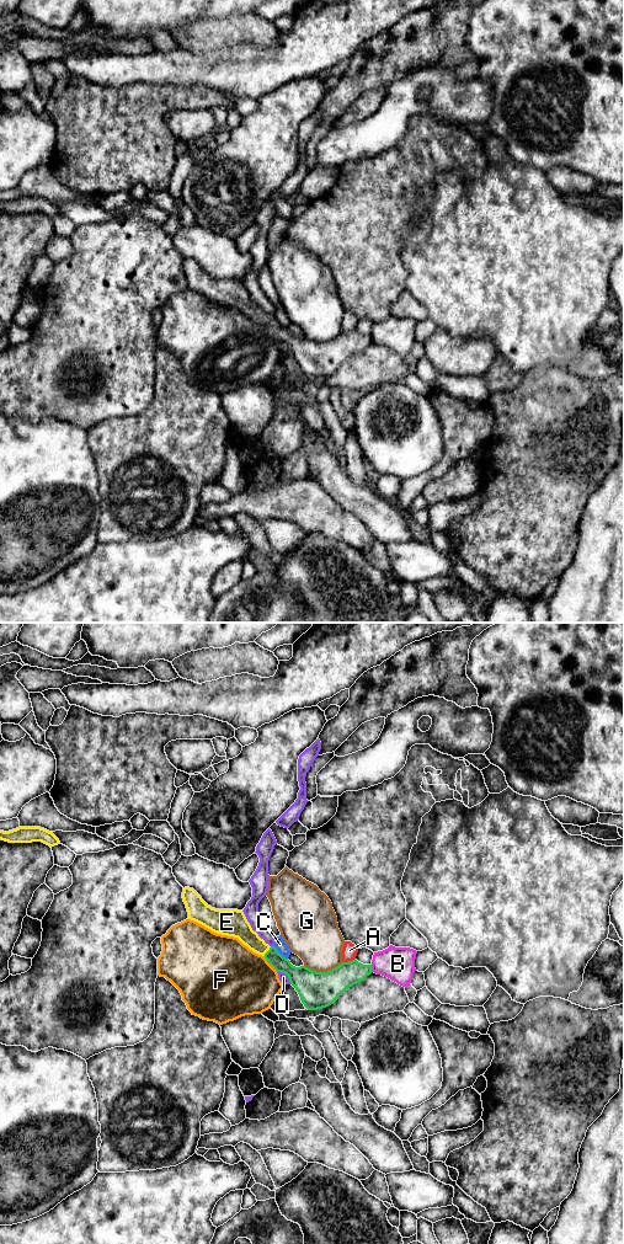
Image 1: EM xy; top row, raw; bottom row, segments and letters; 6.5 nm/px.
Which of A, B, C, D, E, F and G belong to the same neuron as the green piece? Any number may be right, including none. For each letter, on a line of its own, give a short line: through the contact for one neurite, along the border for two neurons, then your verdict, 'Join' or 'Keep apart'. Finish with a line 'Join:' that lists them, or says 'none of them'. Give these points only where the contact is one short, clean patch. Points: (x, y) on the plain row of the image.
A: Keep apart
B: Keep apart
C: Line: xy (273, 316), (287, 329). Keep apart
D: Keep apart
E: Line: xy (297, 346), (267, 321), (238, 297). Join
F: Keep apart
G: Keep apart
Join: E

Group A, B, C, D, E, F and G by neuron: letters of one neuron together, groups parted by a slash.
A / B / C / D / E / F / G

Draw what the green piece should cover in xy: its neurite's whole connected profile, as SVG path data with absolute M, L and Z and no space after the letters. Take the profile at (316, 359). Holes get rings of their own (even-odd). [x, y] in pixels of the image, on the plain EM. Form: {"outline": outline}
{"outline": "M190 257L183 258L182 268L188 289L214 303L238 308L250 320L262 325L277 342L286 343L308 380L334 374L345 361L372 343L372 335L363 335L356 329L327 342L316 342L305 336L295 337L252 300L242 281L212 278Z"}

